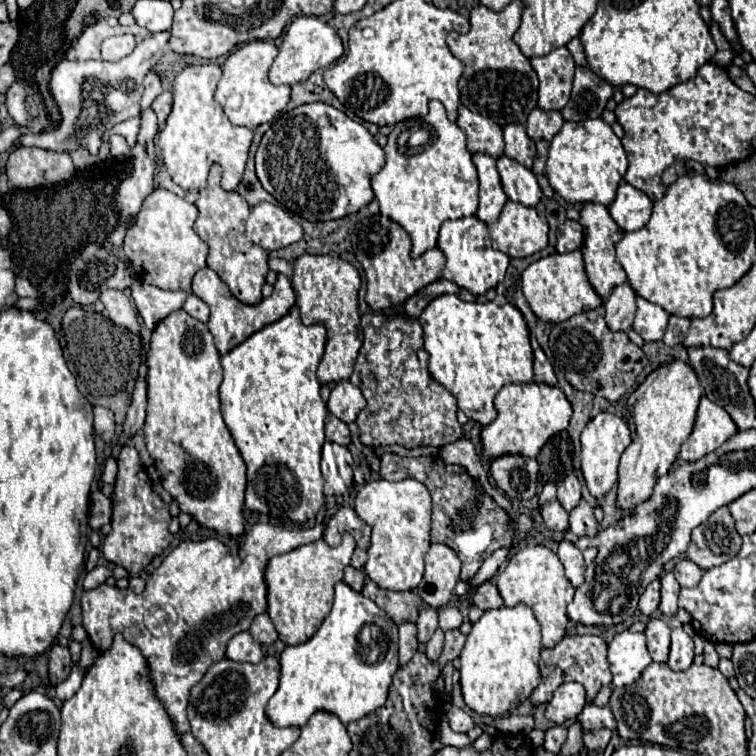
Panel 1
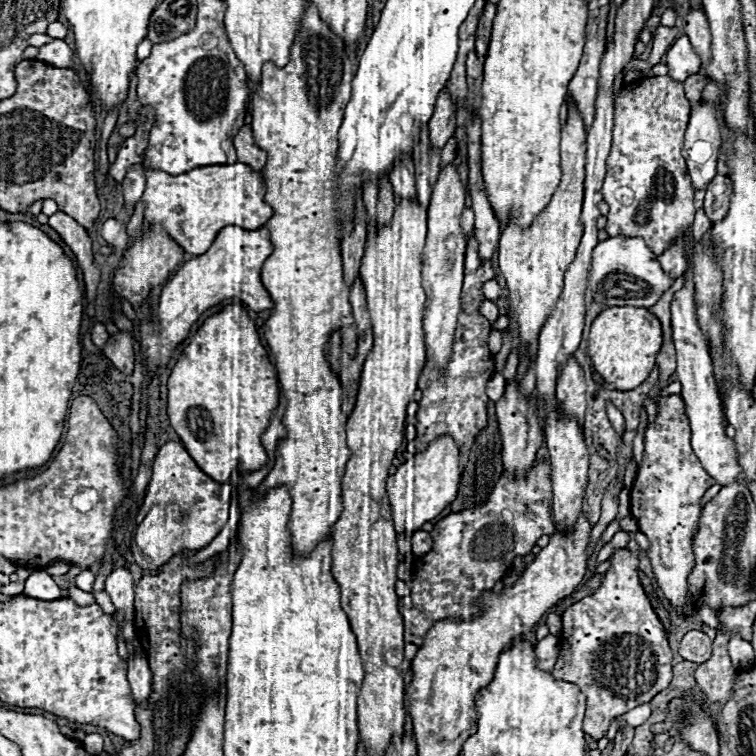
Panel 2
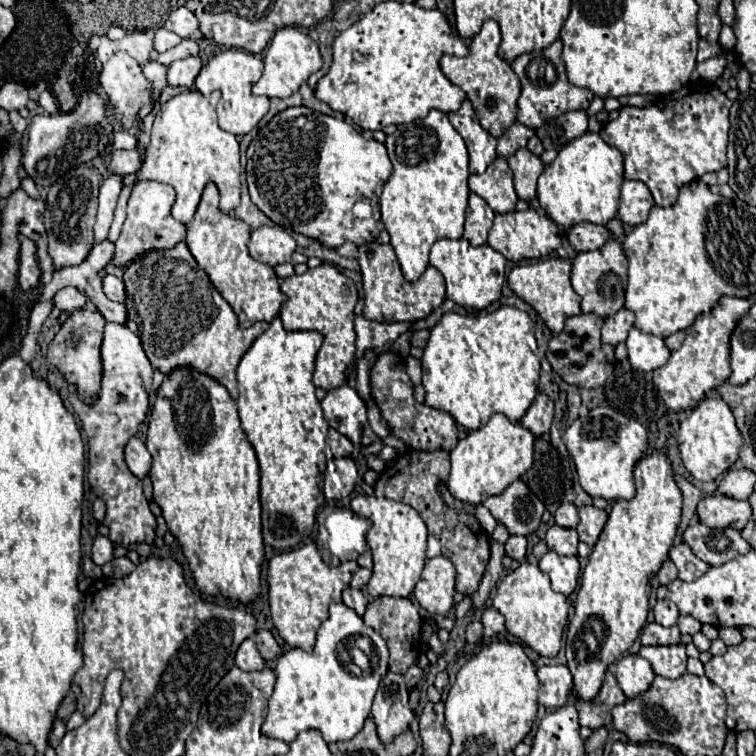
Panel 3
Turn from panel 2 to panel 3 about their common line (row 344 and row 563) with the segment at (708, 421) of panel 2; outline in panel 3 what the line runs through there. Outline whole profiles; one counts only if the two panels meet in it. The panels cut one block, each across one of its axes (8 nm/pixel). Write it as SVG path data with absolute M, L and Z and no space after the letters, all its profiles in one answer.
M688 544L674 546L674 548L670 550L670 558L672 558L672 562L674 562L676 568L678 568L678 578L680 578L680 580L686 580L686 582L692 582L692 580L700 578L700 576L710 568L704 560L700 560L700 558L690 550Z

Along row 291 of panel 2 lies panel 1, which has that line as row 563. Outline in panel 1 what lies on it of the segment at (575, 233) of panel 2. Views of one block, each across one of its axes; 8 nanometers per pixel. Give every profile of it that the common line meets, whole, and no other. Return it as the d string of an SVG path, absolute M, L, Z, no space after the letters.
M540 544L526 546L524 550L516 552L508 560L508 566L498 574L498 590L506 606L524 602L534 610L534 616L542 626L542 646L544 648L554 648L564 638L566 626L568 626L566 606L574 598L574 586L564 576L564 566L560 564L556 552Z

